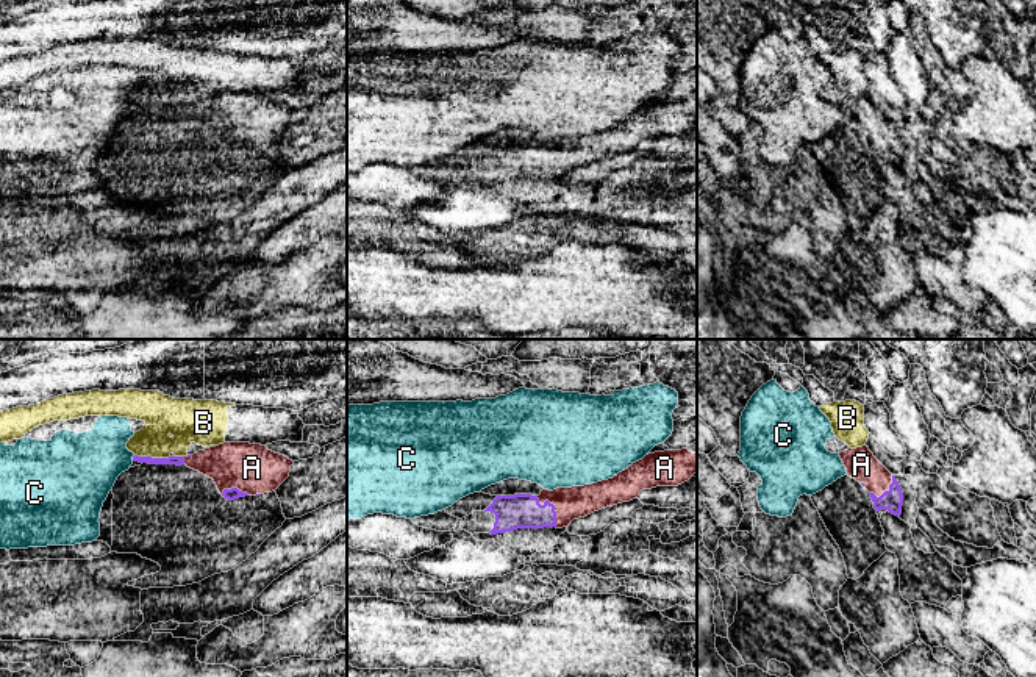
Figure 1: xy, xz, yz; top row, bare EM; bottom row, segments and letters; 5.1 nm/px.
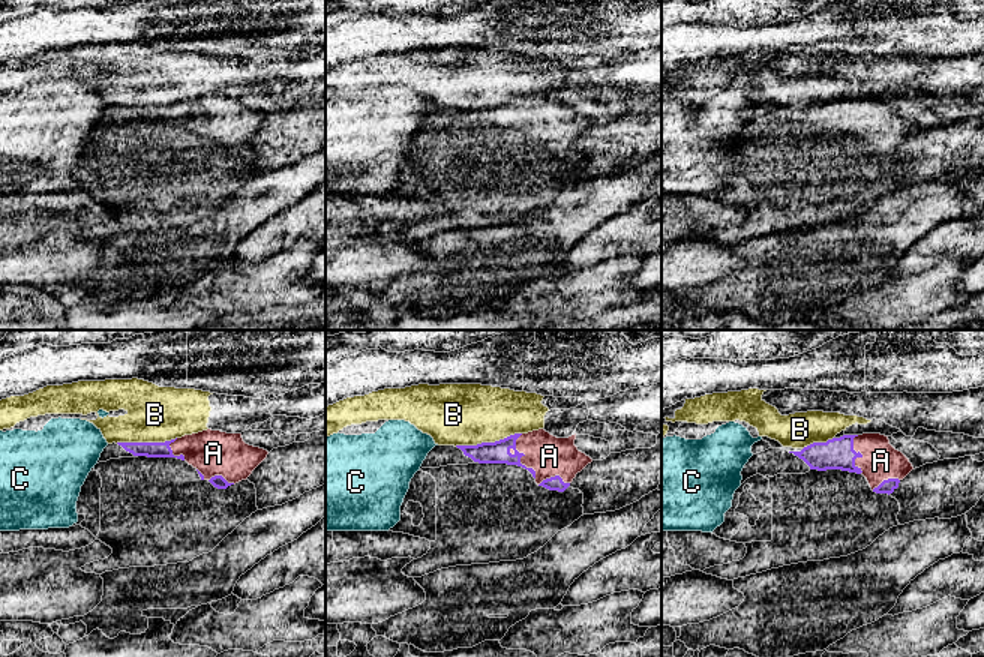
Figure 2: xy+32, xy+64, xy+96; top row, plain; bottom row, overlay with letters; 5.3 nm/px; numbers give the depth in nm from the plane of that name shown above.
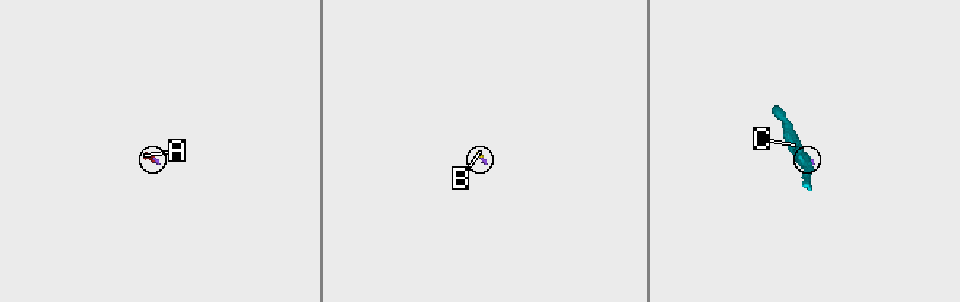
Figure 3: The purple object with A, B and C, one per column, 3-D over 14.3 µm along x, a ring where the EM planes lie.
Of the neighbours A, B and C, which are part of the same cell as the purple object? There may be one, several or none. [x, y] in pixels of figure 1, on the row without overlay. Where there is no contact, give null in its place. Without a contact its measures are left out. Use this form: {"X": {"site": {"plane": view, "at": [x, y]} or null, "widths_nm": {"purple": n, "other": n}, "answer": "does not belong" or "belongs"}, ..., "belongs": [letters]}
{"A": {"site": {"plane": "xz", "at": [553, 155]}, "widths_nm": {"purple": 180, "other": 160}, "answer": "belongs"}, "B": {"site": {"plane": "xy", "at": [160, 108]}, "widths_nm": {"purple": 50, "other": 220}, "answer": "does not belong"}, "C": {"site": {"plane": "xy", "at": [133, 108]}, "widths_nm": {"purple": 50, "other": 340}, "answer": "does not belong"}, "belongs": ["A"]}

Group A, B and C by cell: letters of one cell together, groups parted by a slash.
A / B / C

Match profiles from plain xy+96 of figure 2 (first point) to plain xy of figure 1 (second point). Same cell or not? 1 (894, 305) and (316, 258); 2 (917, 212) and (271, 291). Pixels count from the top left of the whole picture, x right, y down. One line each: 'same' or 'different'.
1: same
2: different

